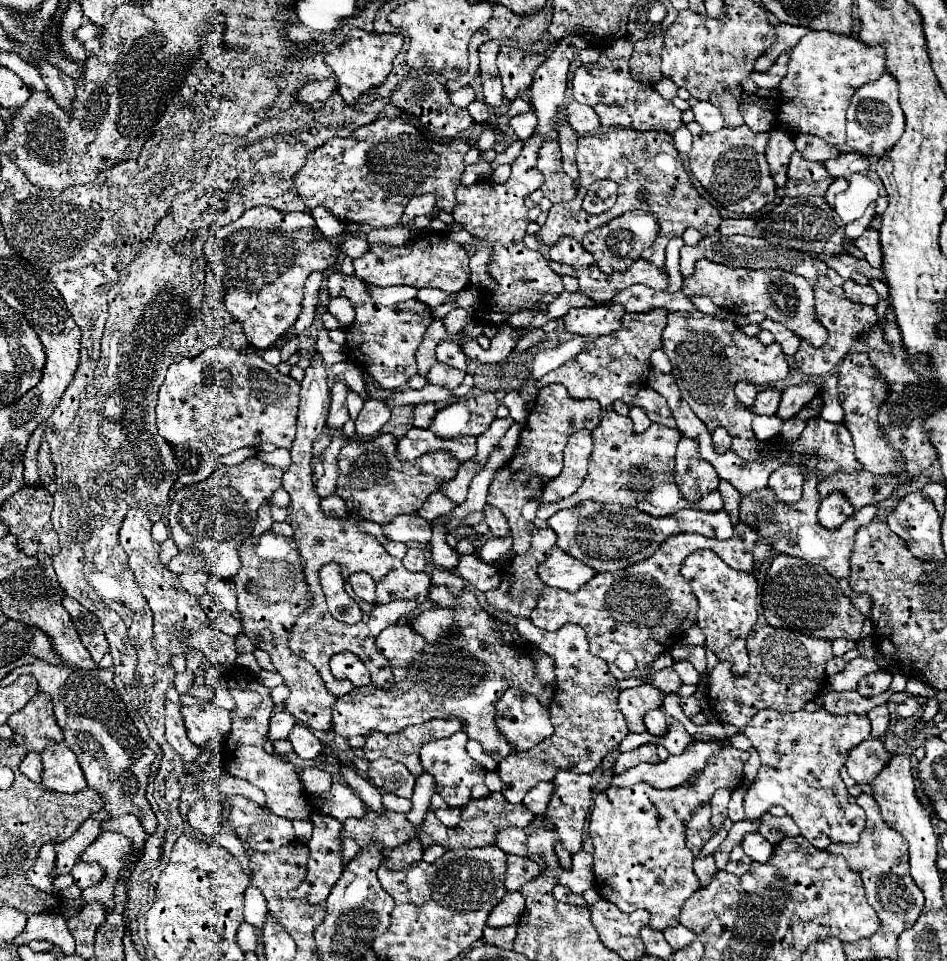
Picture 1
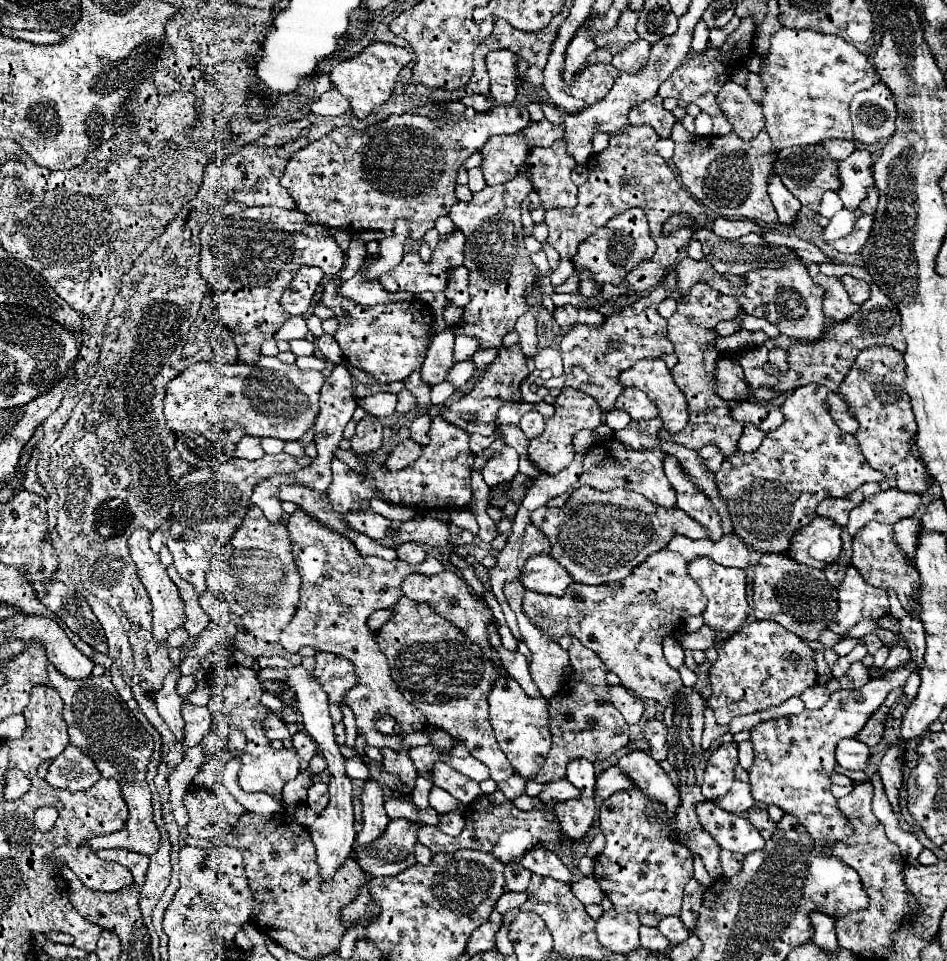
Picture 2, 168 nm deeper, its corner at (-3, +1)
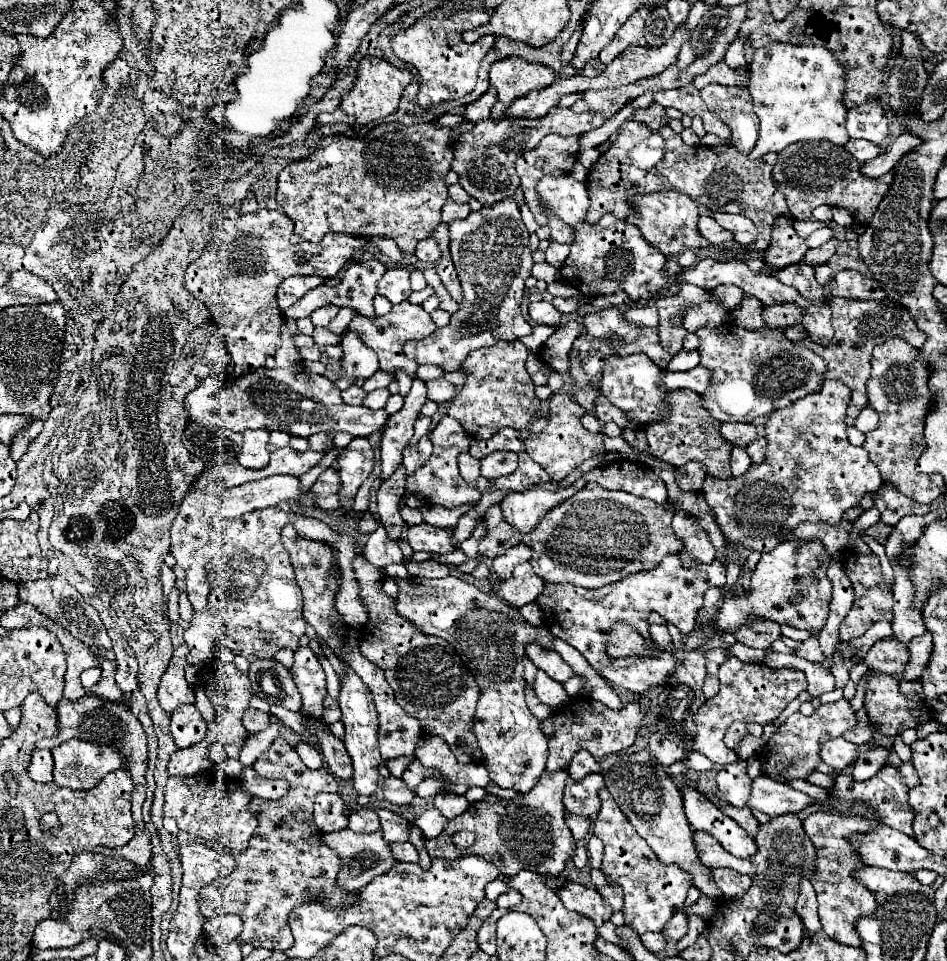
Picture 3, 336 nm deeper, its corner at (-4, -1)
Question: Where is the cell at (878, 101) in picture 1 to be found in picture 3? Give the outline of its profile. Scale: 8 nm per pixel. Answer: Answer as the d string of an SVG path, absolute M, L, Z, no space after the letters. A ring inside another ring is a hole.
M864 102L846 114L846 132L850 138L864 138L880 144L888 136L888 122L882 102Z

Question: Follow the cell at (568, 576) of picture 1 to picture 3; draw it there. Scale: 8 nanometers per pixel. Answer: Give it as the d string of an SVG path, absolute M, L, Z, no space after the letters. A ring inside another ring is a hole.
M524 562L514 568L514 572L508 580L500 580L500 582L492 584L490 590L496 596L500 596L502 600L514 604L516 608L522 608L524 604L534 602L534 598L540 594L540 590L544 590L544 580L532 572L530 562Z

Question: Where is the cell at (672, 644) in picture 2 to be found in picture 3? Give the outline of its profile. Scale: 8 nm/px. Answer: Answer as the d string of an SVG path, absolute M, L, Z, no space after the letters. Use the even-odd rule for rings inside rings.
M654 624L654 626L648 628L648 632L650 632L650 638L652 638L658 646L670 646L672 638L670 638L666 626L662 626L662 624Z

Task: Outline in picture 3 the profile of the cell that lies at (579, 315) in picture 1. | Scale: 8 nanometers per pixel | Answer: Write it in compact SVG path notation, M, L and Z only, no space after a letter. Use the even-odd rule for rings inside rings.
M548 302L530 304L528 306L528 316L538 324L548 324L548 326L560 326L560 318L562 318L560 312Z

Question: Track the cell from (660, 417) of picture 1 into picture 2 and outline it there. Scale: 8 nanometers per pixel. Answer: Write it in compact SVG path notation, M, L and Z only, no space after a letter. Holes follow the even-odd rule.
M631 386L621 392L615 406L619 410L625 410L633 420L649 420L659 416L659 408L647 396L643 396L639 388L631 388Z

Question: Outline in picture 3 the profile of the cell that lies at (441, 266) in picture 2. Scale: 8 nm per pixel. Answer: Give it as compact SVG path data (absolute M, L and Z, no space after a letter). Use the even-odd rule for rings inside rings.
M390 266L378 282L378 294L388 298L392 304L404 302L412 294L412 288L408 286L408 268Z

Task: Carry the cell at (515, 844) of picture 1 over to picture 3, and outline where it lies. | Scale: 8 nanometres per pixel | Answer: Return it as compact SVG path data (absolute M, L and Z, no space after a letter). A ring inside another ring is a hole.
M566 882L566 886L558 888L558 896L568 910L590 918L596 928L608 922L614 914L612 906L594 888L580 886L576 882Z

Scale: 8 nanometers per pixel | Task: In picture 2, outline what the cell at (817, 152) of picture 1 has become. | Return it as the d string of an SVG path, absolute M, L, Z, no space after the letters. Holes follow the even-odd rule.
M825 140L823 148L829 152L833 160L845 160L855 150L855 142L853 140Z

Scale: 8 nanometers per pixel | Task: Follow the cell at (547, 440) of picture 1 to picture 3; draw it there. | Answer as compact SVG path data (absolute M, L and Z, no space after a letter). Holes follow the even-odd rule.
M556 392L550 396L548 404L548 424L540 434L530 434L524 442L526 452L532 452L534 460L540 460L542 468L548 472L552 480L564 480L576 466L580 466L584 460L602 454L604 452L604 440L602 434L592 434L586 430L580 422L580 418L586 414L586 410L576 404L568 394Z

